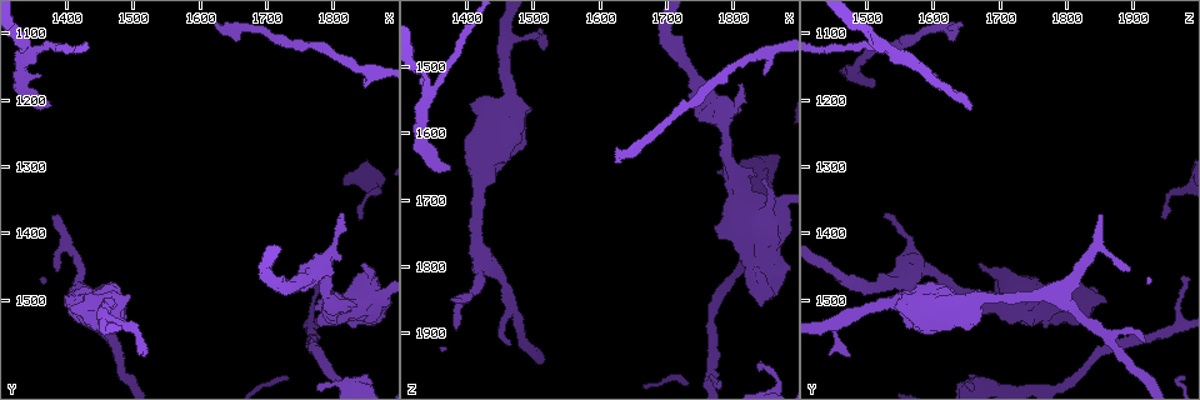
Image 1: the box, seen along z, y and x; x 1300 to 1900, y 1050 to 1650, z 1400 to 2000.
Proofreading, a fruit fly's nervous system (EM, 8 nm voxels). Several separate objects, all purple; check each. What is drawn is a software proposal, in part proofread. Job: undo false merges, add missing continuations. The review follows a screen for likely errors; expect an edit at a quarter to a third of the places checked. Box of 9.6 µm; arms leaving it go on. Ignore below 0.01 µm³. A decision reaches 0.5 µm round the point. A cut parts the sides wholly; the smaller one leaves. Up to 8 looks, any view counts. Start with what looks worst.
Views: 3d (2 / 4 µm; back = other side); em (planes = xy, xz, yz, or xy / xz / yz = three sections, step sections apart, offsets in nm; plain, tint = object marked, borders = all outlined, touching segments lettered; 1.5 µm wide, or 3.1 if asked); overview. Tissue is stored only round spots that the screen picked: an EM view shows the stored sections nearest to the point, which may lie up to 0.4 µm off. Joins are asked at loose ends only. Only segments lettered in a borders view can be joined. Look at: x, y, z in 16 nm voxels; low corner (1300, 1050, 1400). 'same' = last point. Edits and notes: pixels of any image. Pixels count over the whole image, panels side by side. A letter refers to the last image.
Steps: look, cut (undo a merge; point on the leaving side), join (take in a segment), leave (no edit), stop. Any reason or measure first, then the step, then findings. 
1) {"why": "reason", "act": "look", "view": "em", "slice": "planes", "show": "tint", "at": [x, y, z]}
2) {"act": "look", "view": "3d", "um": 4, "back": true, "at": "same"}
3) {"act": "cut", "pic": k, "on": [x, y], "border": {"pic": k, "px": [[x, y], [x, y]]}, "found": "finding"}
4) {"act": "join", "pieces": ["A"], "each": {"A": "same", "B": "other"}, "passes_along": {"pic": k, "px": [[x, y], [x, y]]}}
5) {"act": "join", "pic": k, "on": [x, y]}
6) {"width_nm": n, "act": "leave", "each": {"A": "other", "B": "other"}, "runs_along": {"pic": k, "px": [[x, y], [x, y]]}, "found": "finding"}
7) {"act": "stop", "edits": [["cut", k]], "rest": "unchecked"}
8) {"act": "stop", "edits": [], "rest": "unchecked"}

{"why": "an open end", "act": "look", "view": "em", "slice": "planes", "show": "tint", "at": [1375, 1210, 1650]}

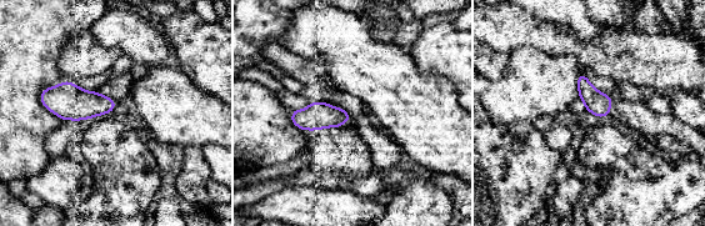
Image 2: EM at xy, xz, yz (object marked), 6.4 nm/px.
{"act": "look", "view": "em", "slice": "planes", "show": "borders", "at": "same"}

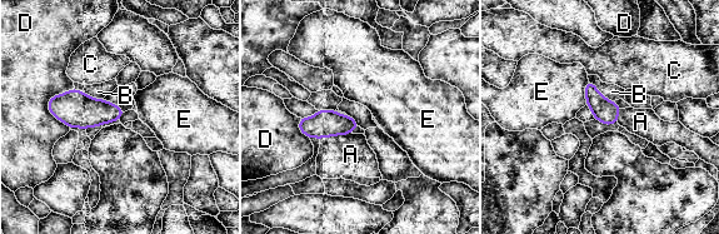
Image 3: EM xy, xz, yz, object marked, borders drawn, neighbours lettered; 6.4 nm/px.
{"longest_contact_nm": ["D", 280], "act": "join", "pieces": ["A"], "each": {"A": "same", "B": "other", "C": "other", "D": "other", "E": "other"}, "found": "the cell continues"}

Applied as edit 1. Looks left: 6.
{"why": "see it whole again", "act": "look", "view": "overview"}

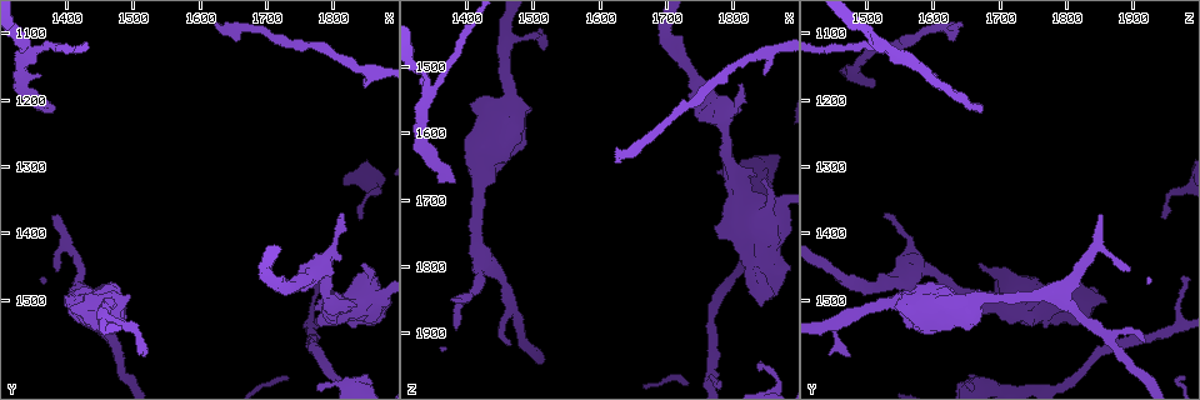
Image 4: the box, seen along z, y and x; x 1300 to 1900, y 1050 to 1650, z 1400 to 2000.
{"why": "branch stops here", "act": "look", "view": "3d", "um": 4, "at": [1845, 1500, 1860]}

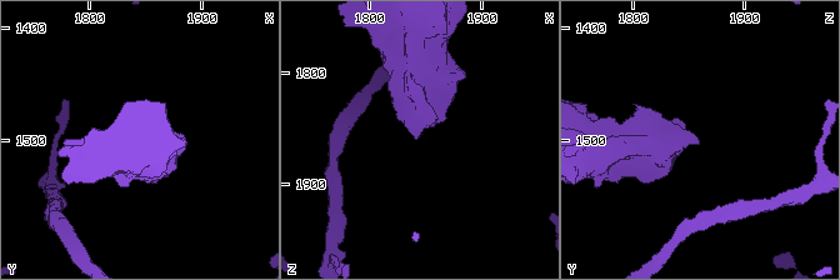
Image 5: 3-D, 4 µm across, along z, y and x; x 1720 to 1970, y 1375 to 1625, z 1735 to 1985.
{"act": "look", "view": "em", "slice": "planes", "show": "borders", "at": [1844, 1500, 1860]}

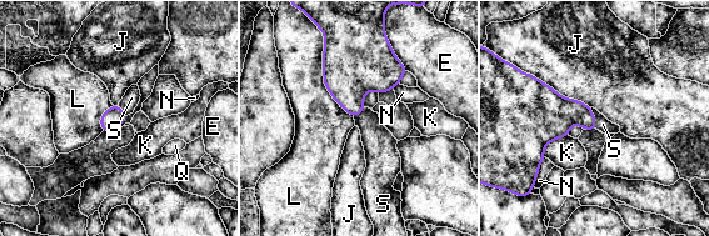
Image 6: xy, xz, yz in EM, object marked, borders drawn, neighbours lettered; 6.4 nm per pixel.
{"act": "join", "pieces": ["S"], "each": {"E": "other", "J": "other", "K": "other", "L": "other", "N": "other", "Q": "other", "S": "same"}, "passes_along": {"pic": 6, "px": [[555, 115], [594, 119], [603, 124]]}, "found": "the cell continues"}

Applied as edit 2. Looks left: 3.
{"why": "tapers out", "act": "look", "view": "3d", "um": 4, "at": [1385, 1455, 1890]}

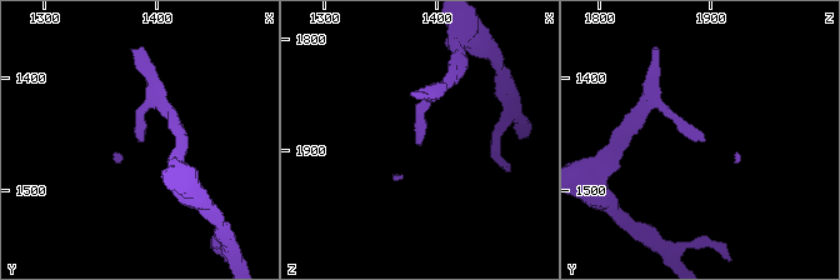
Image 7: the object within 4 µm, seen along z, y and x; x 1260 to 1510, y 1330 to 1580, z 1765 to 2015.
{"act": "look", "view": "em", "slice": "planes", "show": "borders", "at": [1384, 1452, 1896]}

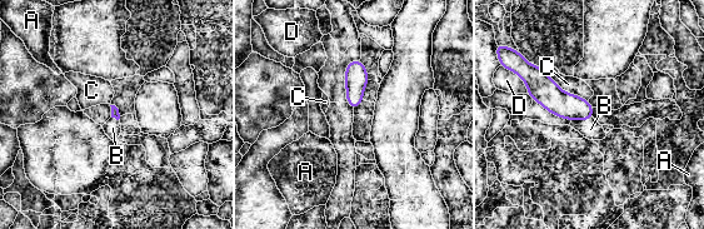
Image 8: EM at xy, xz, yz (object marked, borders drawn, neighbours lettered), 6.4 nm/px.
{"act": "join", "pieces": ["B"], "each": {"A": "other", "B": "same", "C": "other", "D": "other"}, "found": "the cell continues"}

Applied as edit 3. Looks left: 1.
{"act": "stop", "edits": [["join", 3], ["join", 6], ["join", 8]], "rest": "unchecked"}

